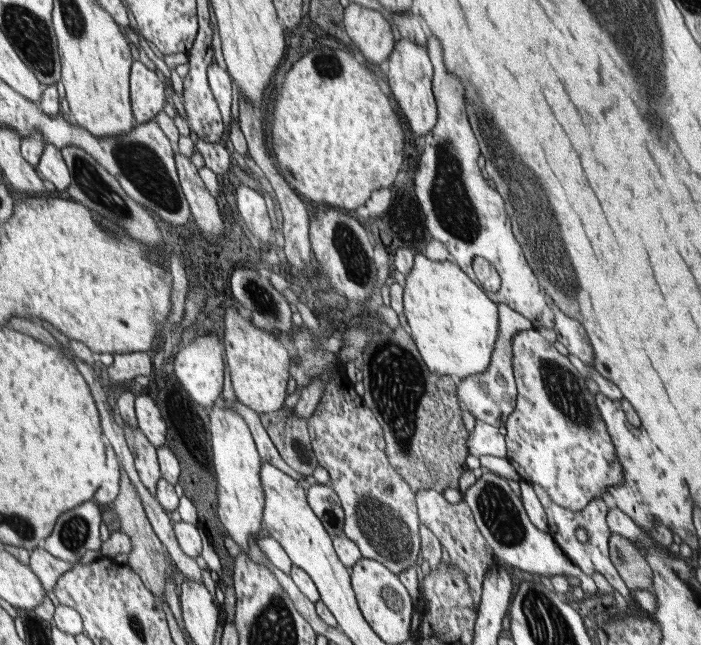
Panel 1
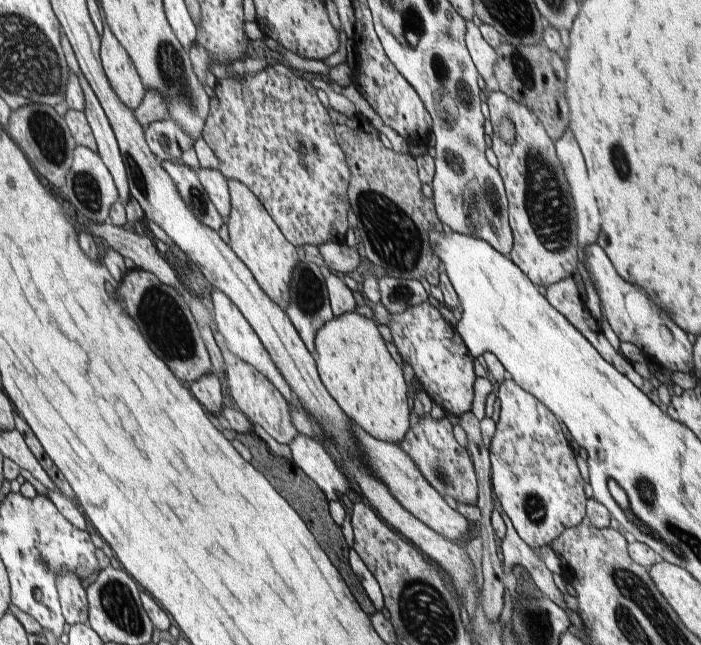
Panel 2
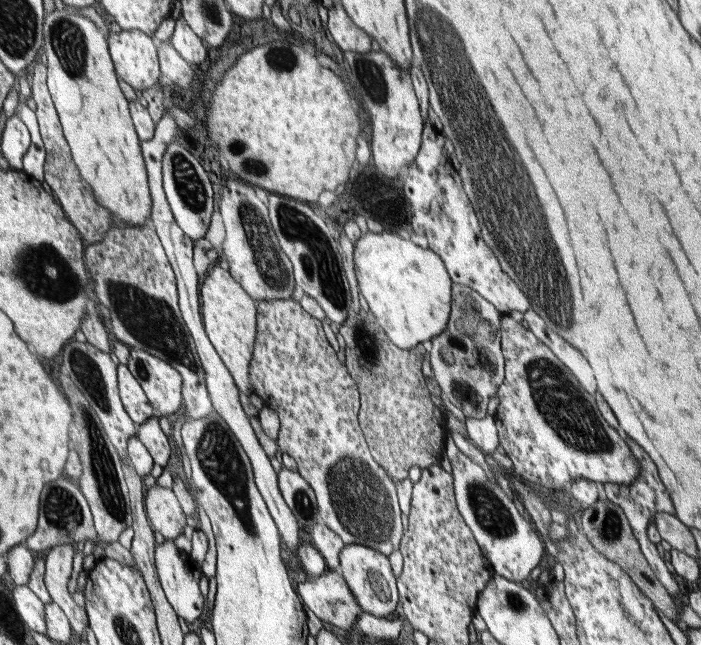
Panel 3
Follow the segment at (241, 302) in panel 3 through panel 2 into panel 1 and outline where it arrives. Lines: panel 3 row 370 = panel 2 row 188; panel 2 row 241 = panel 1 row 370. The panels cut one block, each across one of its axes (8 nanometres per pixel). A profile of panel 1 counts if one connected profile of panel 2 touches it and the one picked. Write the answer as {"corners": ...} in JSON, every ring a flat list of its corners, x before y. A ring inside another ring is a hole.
{"corners":[[227,306,223,314,223,346,227,354,227,368,235,398,255,412,273,412,283,404,285,386,289,380,289,354,281,346,275,332,263,330,251,322,251,316,239,306]]}

